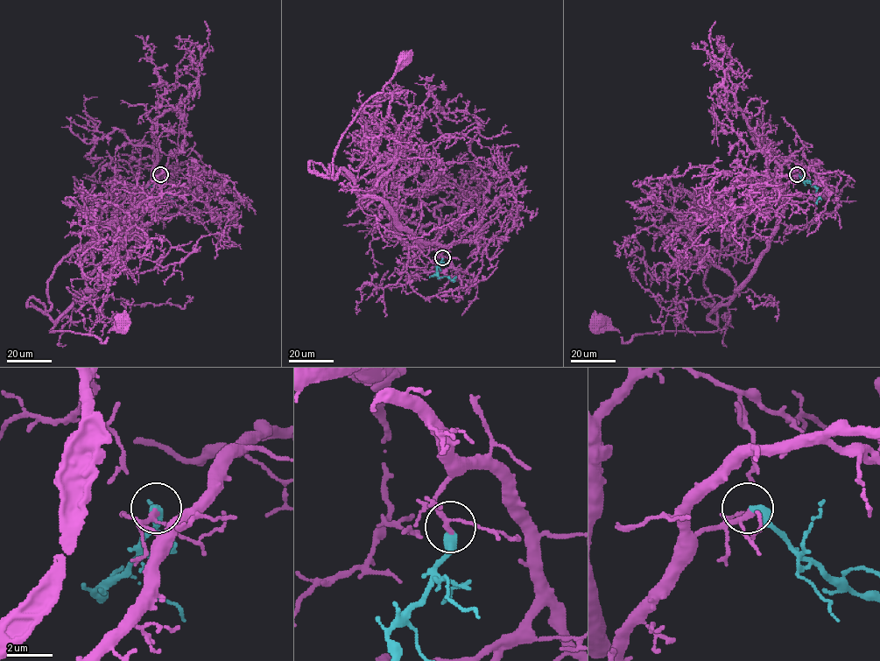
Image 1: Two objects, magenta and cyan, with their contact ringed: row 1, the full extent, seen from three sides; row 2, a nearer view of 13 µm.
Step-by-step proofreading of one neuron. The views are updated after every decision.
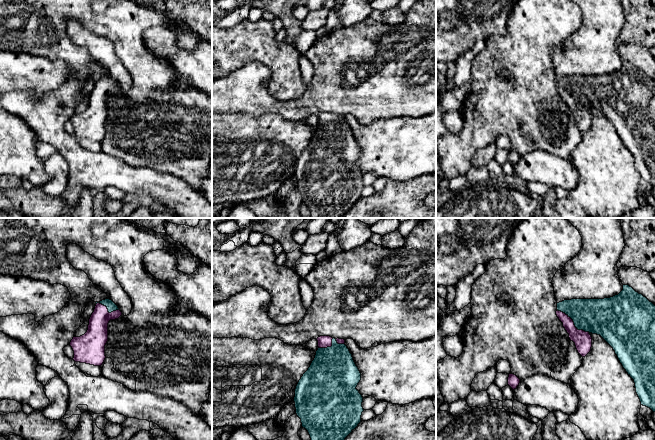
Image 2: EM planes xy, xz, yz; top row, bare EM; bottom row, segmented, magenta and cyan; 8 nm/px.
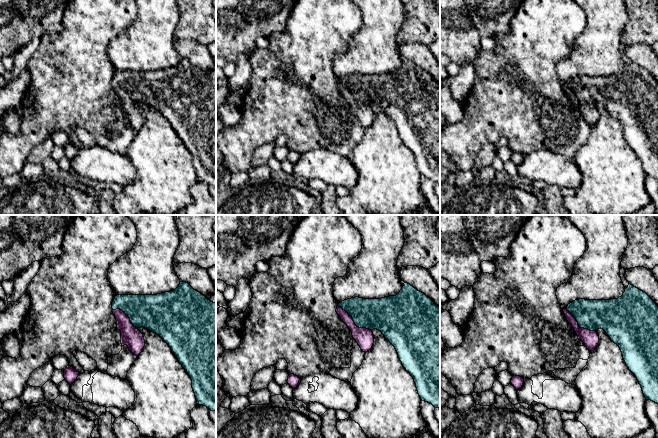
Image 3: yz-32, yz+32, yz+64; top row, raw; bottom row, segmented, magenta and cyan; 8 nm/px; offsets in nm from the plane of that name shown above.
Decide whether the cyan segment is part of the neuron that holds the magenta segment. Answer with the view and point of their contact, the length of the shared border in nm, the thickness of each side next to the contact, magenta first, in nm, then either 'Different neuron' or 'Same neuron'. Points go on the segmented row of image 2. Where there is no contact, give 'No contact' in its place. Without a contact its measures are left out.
Touches magenta at yz (573, 323). Shared border 320 nm. Thickness 140 nm (magenta) against 300 nm. Same neuron

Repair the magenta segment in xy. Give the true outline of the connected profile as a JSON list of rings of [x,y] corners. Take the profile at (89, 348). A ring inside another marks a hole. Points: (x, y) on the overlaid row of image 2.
[[[110,299],[96,302],[94,312],[89,319],[87,332],[73,337],[70,346],[74,351],[75,362],[101,366],[106,358],[105,345],[108,341],[108,323],[118,319],[122,312]]]

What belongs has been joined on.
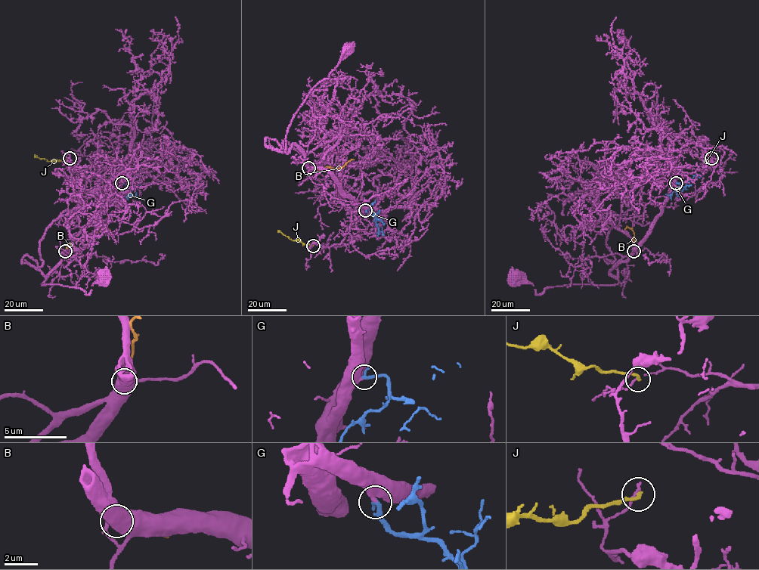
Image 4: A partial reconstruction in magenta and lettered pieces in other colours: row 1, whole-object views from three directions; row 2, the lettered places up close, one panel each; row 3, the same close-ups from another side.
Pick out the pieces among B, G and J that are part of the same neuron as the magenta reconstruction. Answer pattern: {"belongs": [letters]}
{"belongs": ["G"]}

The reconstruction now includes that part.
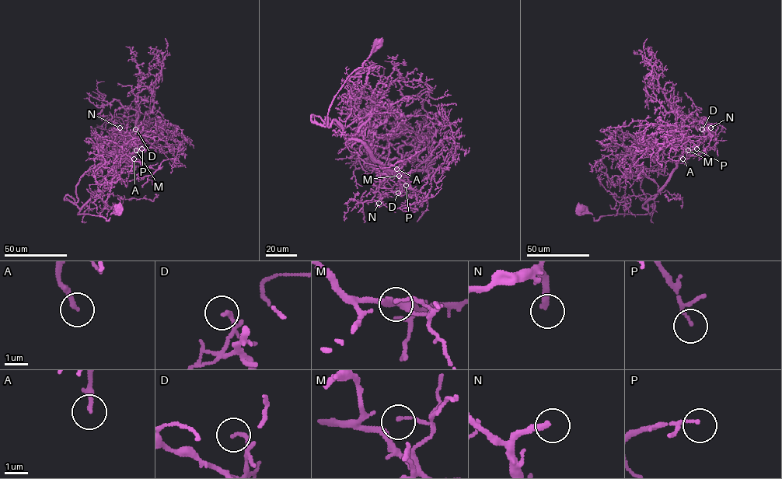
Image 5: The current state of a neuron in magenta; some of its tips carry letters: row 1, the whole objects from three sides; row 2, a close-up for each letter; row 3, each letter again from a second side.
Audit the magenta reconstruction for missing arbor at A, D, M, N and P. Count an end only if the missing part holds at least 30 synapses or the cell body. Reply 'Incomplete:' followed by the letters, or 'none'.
Incomplete: N

